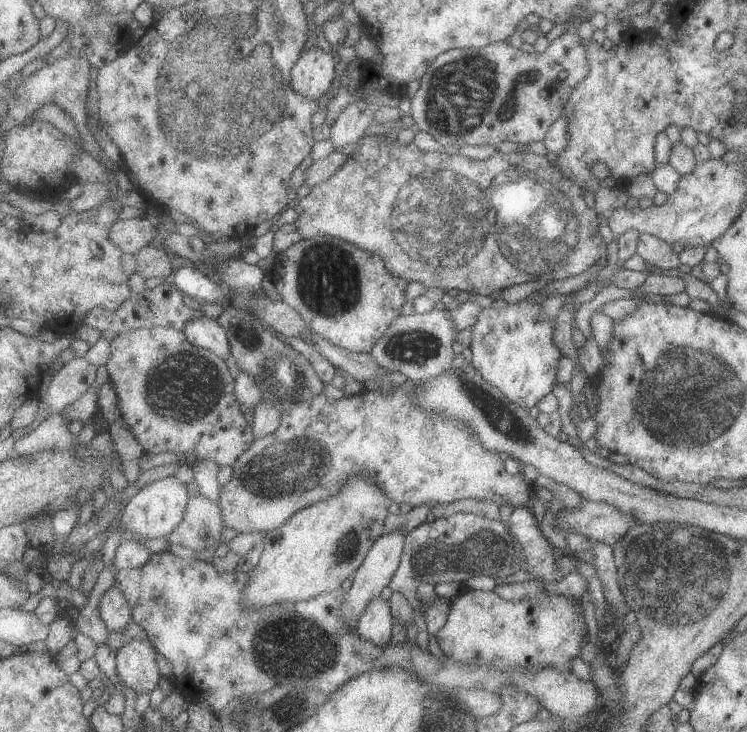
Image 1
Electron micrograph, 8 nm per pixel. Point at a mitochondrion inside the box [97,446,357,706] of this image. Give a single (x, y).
(304, 647)

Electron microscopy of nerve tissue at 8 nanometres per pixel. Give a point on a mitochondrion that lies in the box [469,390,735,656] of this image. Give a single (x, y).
(672, 576)

